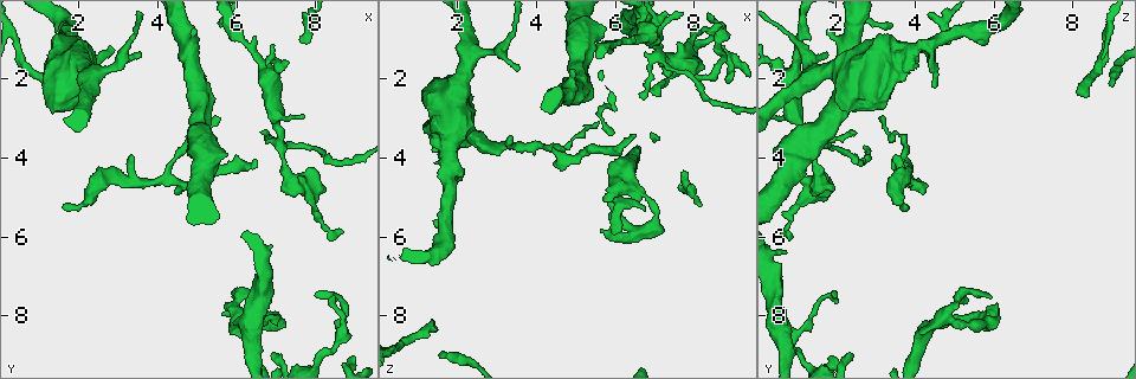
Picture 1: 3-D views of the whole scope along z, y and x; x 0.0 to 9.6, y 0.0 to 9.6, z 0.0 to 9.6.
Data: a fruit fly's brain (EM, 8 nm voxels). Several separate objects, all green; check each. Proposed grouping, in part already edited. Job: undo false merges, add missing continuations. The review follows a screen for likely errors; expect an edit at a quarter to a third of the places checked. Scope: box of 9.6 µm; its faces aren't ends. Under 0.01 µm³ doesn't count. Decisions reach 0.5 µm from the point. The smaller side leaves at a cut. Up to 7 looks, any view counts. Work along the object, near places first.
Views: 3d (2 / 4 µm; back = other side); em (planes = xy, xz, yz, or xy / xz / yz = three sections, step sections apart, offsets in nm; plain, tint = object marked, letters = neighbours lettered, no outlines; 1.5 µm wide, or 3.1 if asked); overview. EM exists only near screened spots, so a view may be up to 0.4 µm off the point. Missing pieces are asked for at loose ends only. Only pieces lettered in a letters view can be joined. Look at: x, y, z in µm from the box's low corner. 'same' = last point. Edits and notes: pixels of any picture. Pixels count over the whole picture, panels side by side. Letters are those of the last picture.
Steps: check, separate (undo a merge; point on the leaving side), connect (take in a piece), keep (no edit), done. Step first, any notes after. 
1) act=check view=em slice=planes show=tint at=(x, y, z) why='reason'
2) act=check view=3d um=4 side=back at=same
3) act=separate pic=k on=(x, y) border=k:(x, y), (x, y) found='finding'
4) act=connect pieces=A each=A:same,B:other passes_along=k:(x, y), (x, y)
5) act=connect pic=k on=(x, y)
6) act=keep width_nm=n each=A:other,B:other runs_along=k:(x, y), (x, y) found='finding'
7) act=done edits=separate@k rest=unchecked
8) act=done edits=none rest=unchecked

act=check view=em slice=xz step=8 show=letters at=(3.30, 4.00, 3.45) why='free end'

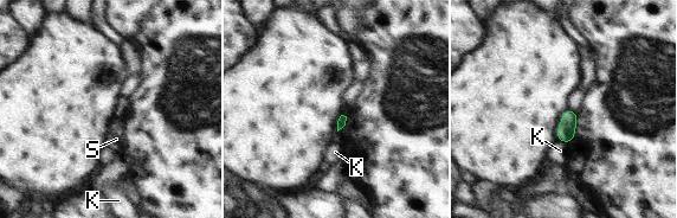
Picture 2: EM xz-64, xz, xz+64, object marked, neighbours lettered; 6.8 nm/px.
act=check view=em slice=planes show=letters at=same

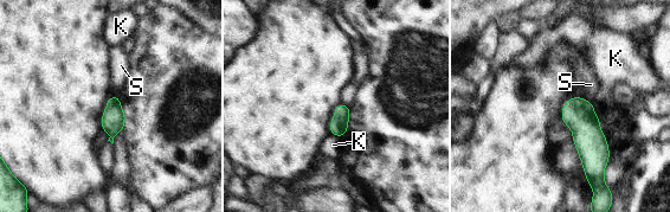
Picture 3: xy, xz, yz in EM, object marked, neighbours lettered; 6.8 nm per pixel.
act=keep longest_contact=K:100nm each=K:other,S:other border=3:(580, 96), (592, 102) found='no lettered piece goes on from it'

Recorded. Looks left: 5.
act=check view=3d um=4 at=(1.60, 5.15, 3.80) why='free end'

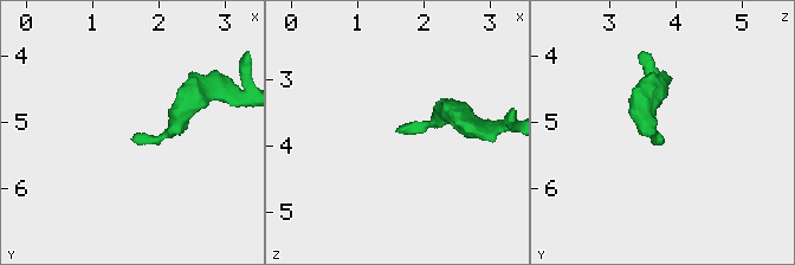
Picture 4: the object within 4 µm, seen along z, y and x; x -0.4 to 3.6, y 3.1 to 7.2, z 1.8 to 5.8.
act=check view=em slice=planes show=plain at=(1.65, 5.15, 3.70) why='need the tissue'

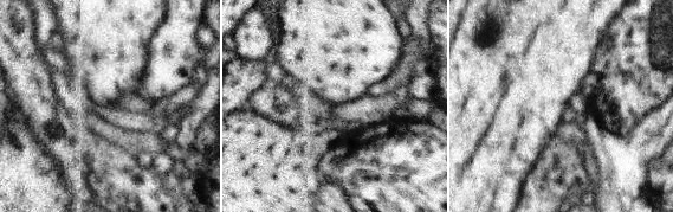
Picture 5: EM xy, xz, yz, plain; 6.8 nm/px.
act=check view=em slice=planes show=letters at=same

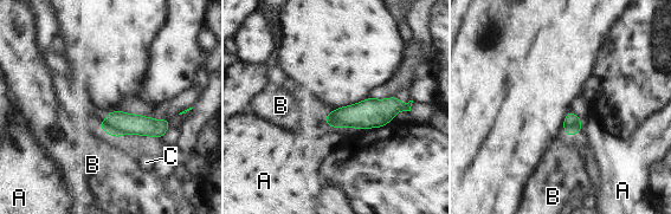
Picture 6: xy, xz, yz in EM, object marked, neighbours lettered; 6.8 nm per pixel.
act=keep longest_contact=B:150nm each=A:other,B:other,C:other runs_along=6:(406, 105), (327, 121) found='none of them fits'

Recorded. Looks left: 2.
act=check view=em slice=xz step=8 show=letters at=(5.00, 0.80, 1.80) why='free end'

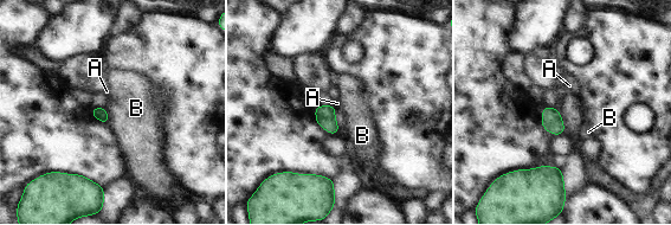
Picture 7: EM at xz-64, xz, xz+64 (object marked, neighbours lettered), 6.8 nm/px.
act=check view=em slice=planes show=letters at=same why='cut it another way'

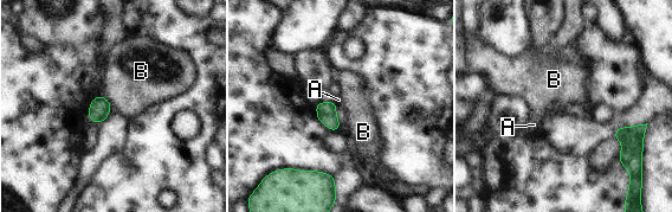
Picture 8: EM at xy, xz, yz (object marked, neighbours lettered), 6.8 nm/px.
act=keep each=A:other,B:other border=8:(103, 95), (111, 104) found='no lettered piece goes on from it'

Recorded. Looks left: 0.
act=done edits=none rest=unchecked

